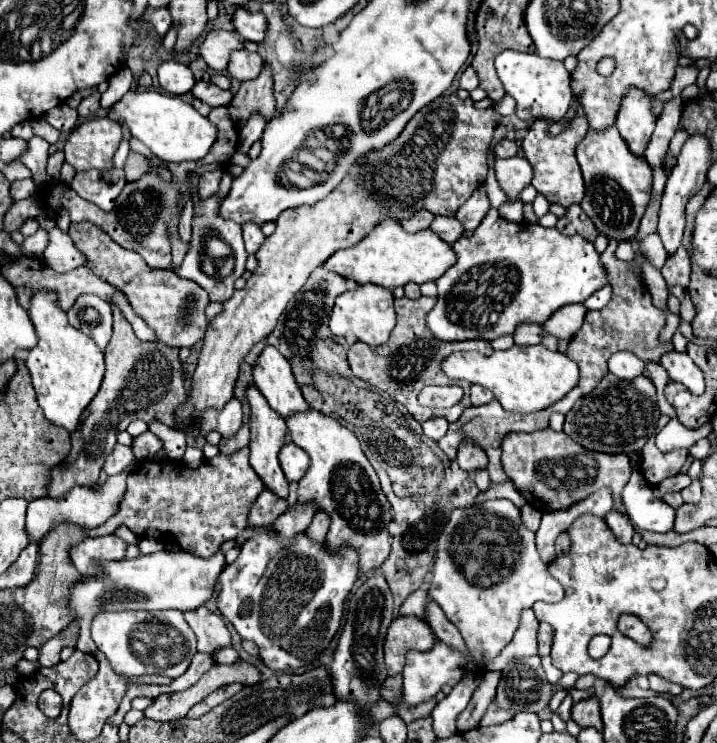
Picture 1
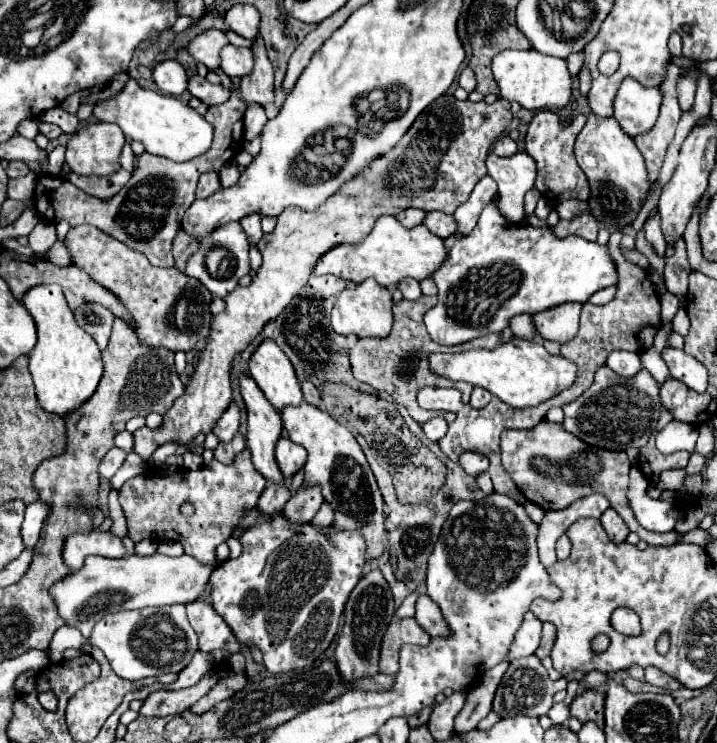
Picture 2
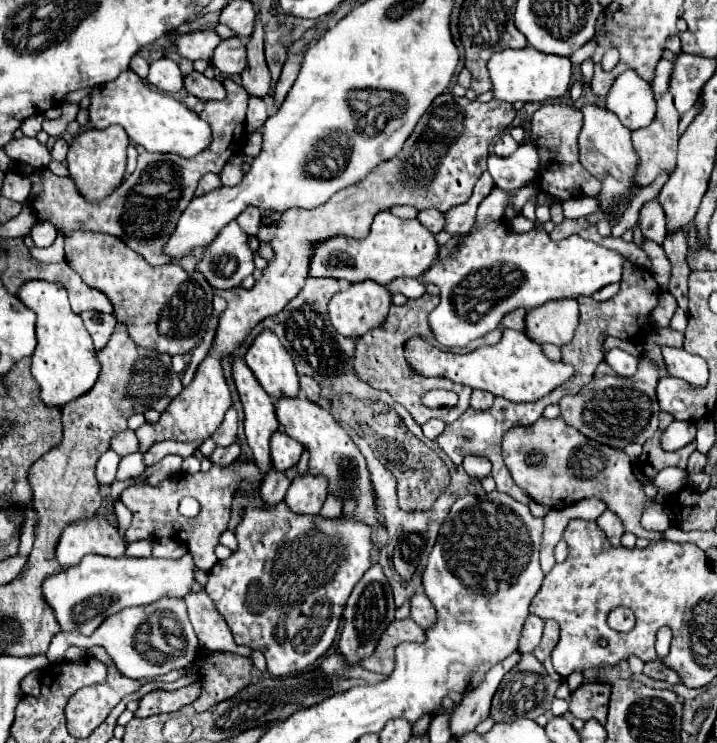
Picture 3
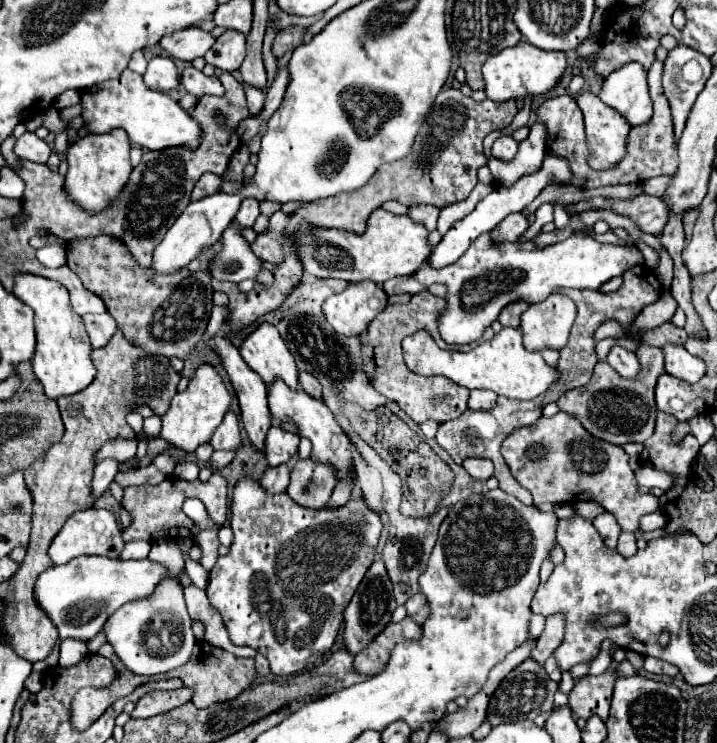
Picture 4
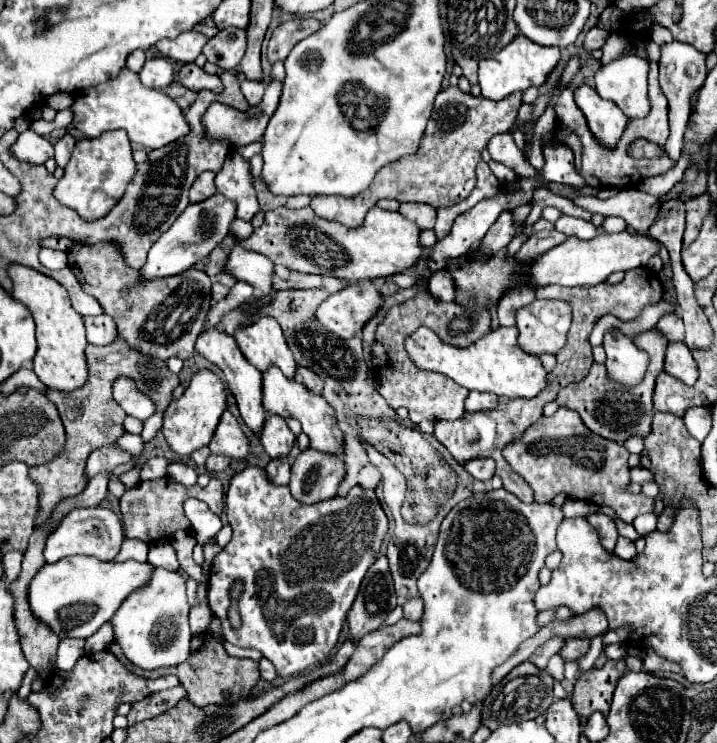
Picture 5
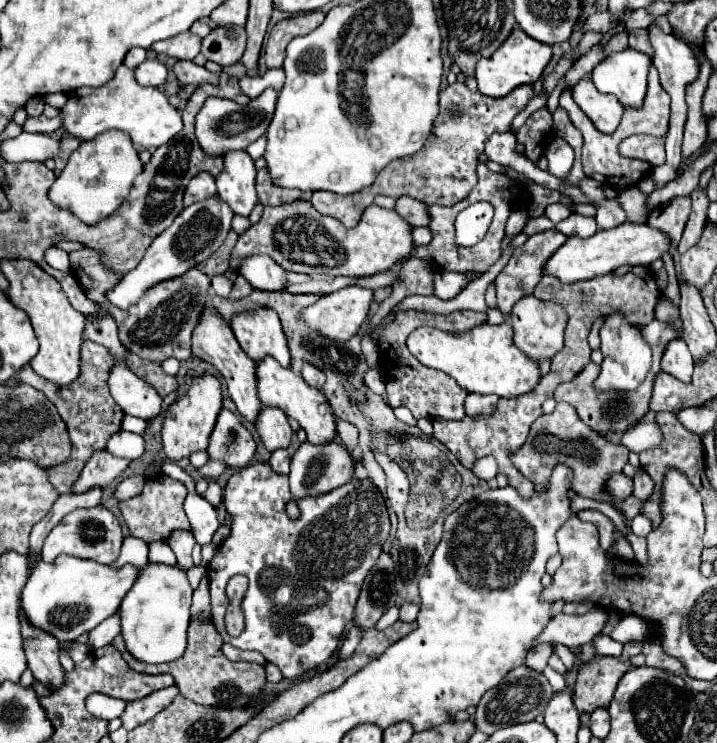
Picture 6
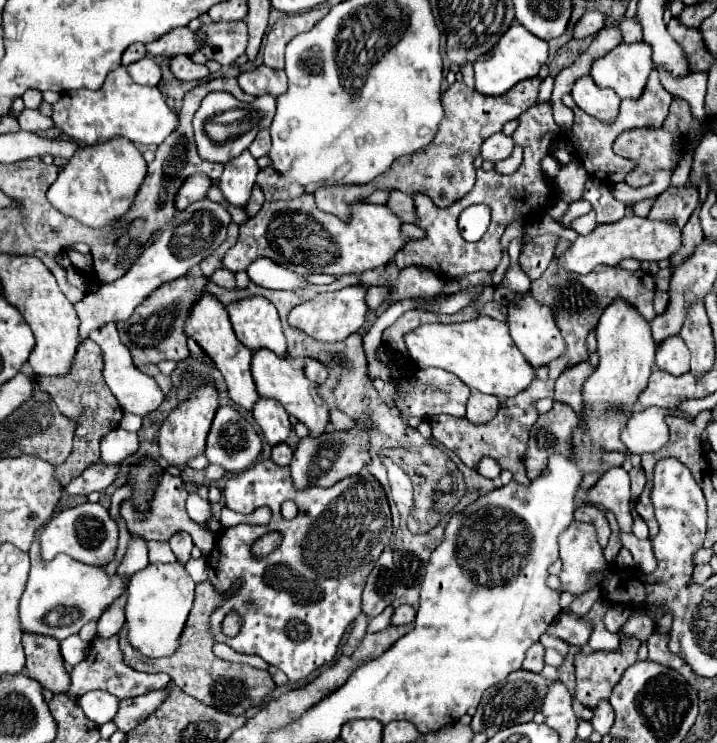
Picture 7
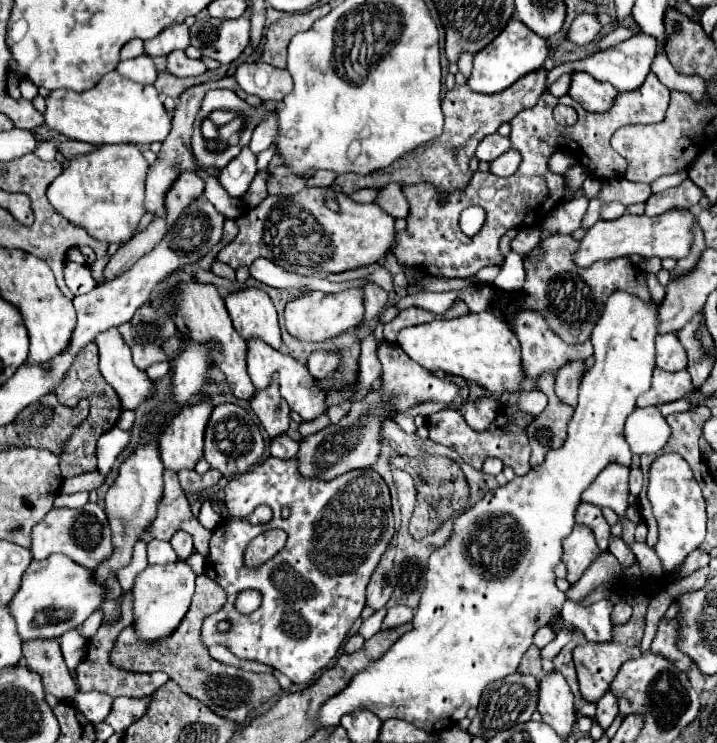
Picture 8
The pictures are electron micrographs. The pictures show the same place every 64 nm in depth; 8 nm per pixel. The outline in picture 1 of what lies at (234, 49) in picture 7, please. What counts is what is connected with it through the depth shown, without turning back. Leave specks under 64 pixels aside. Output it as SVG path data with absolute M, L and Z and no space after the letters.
M236 50L230 52L230 60L228 60L228 68L226 72L236 78L238 82L244 80L252 80L254 76L258 76L260 68L262 68L262 56L258 52L248 52L248 50Z

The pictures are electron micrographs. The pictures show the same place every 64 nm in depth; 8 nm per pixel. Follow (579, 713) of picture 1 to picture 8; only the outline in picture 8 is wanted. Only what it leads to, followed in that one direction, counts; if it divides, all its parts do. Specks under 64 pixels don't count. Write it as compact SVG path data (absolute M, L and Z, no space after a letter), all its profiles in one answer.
M640 592L640 595L631 598L631 603L633 612L630 620L624 624L616 624L612 628L610 642L584 642L574 648L574 664L576 664L576 672L578 672L580 694L590 702L596 702L600 696L604 696L604 692L610 688L616 672L620 670L620 664L624 664L624 660L632 660L632 658L640 656L640 642L644 636L649 597Z

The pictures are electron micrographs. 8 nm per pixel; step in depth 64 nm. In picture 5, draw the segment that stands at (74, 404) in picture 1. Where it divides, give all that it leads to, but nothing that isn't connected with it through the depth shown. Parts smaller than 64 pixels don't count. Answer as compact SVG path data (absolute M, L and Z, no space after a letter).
M10 264L8 276L12 278L12 298L22 302L34 322L36 322L36 340L38 340L38 352L34 356L34 372L36 376L54 390L70 392L74 388L80 388L86 382L88 370L84 360L84 348L86 348L86 334L84 334L84 318L70 306L68 292L56 284L54 278L36 272L22 264Z

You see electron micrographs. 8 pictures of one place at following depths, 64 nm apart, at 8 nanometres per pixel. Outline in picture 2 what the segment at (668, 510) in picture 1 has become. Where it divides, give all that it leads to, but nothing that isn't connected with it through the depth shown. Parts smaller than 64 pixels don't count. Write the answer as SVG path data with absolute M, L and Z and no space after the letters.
M632 466L628 499L636 520L642 528L652 532L672 532L678 520L678 510L666 500L652 500L647 495L648 478L640 472L640 468Z

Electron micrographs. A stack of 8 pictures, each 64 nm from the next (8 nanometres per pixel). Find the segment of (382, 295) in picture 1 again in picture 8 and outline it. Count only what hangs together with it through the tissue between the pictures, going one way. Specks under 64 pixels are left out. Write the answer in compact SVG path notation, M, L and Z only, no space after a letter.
M350 288L344 292L336 292L336 294L310 290L306 294L298 294L294 300L286 304L284 322L286 322L286 330L300 342L322 342L326 338L338 336L358 326L362 320L362 314L364 314L364 306L362 306L360 288Z

